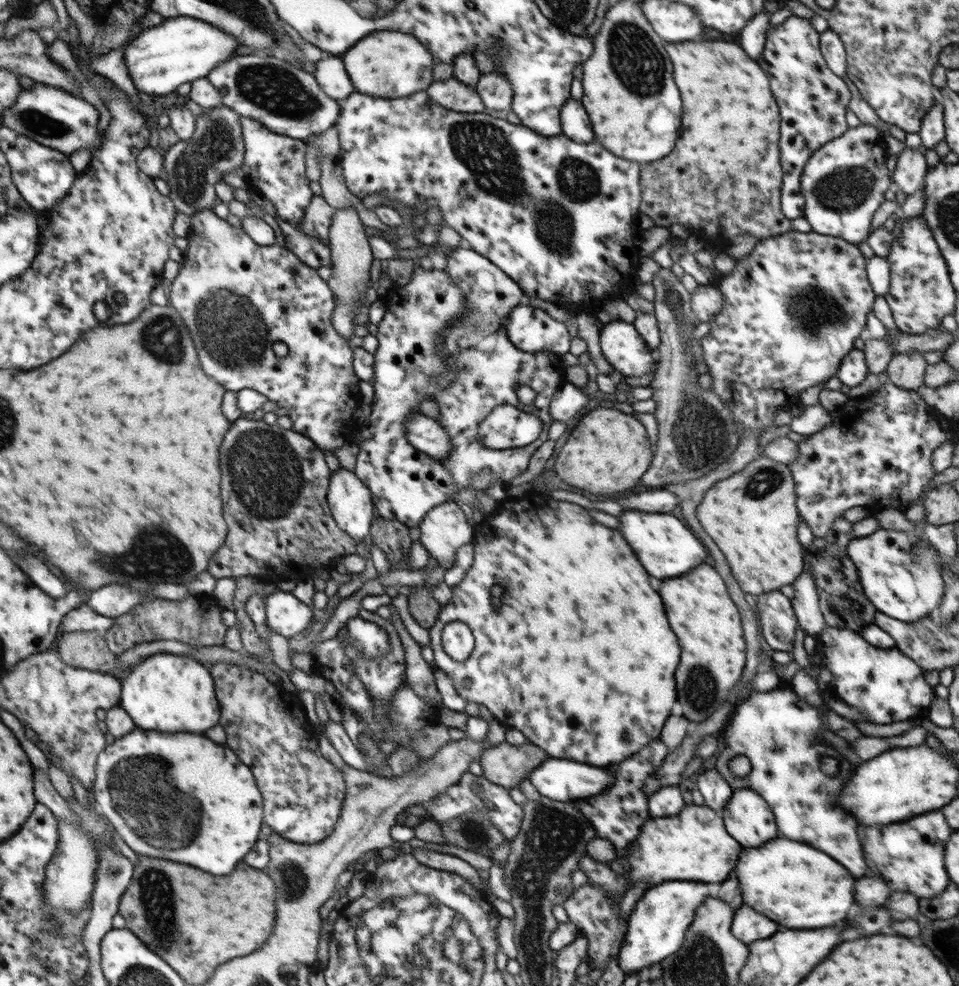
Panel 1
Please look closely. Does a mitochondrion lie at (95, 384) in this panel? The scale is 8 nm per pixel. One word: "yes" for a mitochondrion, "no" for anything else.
no

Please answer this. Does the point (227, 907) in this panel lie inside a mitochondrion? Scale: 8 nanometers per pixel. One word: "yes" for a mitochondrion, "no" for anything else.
no

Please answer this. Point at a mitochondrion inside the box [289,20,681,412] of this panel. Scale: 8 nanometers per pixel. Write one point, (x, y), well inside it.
(485, 151)

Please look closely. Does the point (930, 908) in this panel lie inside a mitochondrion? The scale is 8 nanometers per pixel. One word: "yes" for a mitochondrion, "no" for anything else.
no

